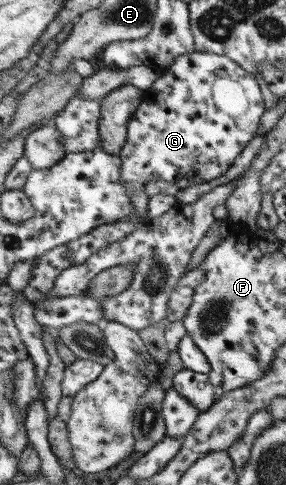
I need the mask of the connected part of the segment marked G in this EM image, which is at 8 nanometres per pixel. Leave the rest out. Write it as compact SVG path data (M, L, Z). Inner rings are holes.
M197 50L179 55L153 86L144 91L143 102L128 128L127 143L119 155L123 161L121 177L127 183L131 197L135 194L135 211L147 212L150 202L150 196L145 194L147 183L163 180L175 183L180 190L184 190L223 177L261 131L261 119L267 108L266 93L259 78L232 58Z

